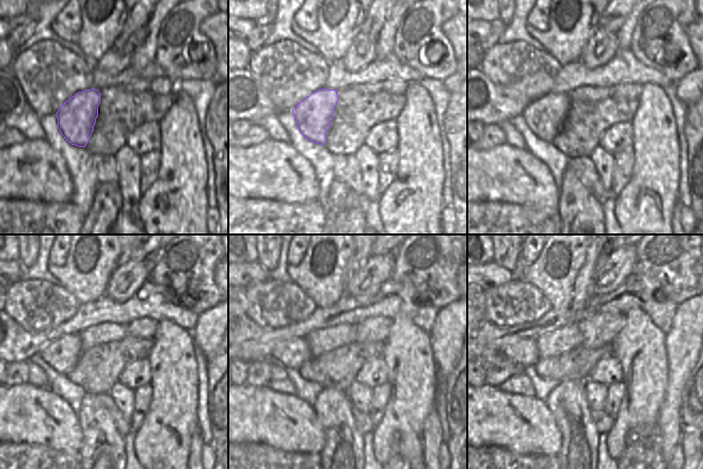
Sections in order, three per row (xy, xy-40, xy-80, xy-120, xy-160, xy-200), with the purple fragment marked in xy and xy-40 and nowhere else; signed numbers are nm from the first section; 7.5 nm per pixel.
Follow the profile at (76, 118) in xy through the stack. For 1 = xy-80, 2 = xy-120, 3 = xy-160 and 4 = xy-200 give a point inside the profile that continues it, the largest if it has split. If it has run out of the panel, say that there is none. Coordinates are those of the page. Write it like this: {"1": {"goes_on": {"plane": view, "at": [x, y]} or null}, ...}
{"1": {"goes_on": {"plane": "xy-80", "at": [544, 116]}}, "2": {"goes_on": {"plane": "xy-120", "at": [62, 354]}}, "3": {"goes_on": {"plane": "xy-160", "at": [294, 353]}}, "4": {"goes_on": {"plane": "xy-200", "at": [524, 353]}}}

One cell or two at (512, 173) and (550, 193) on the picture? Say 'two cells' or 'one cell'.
one cell

